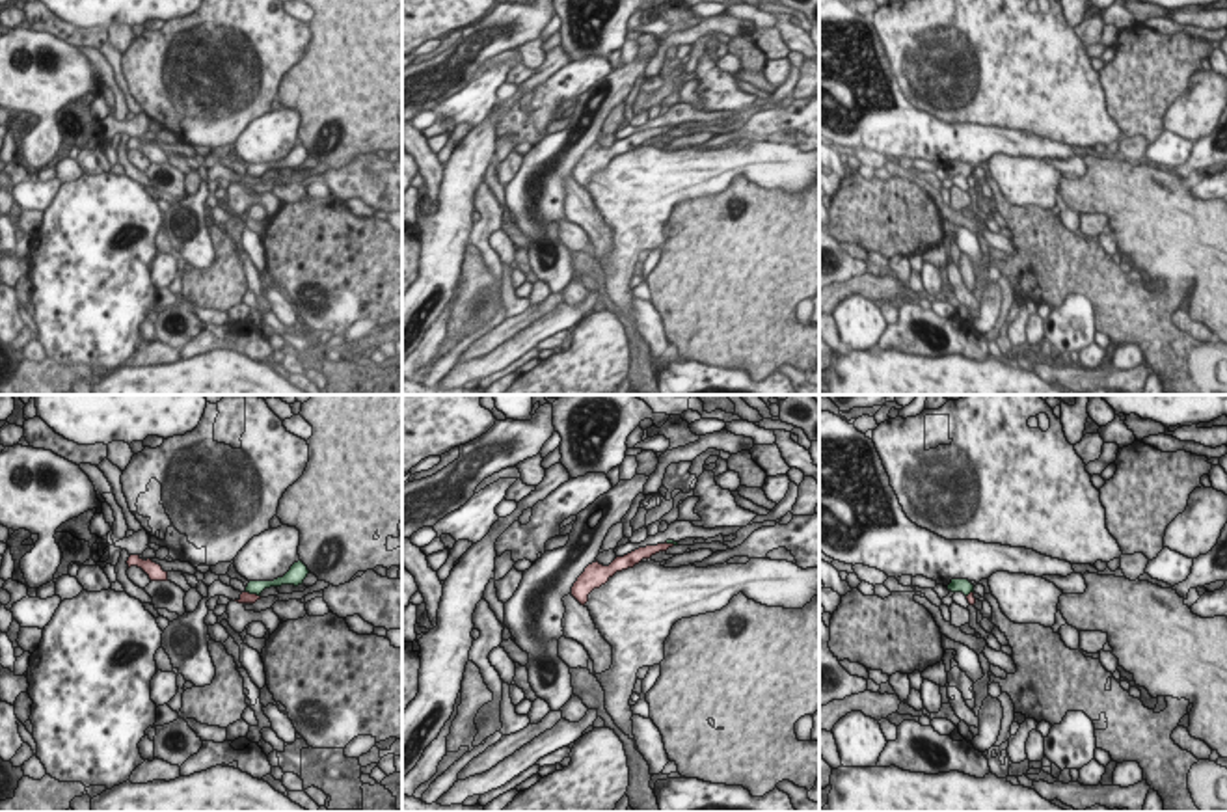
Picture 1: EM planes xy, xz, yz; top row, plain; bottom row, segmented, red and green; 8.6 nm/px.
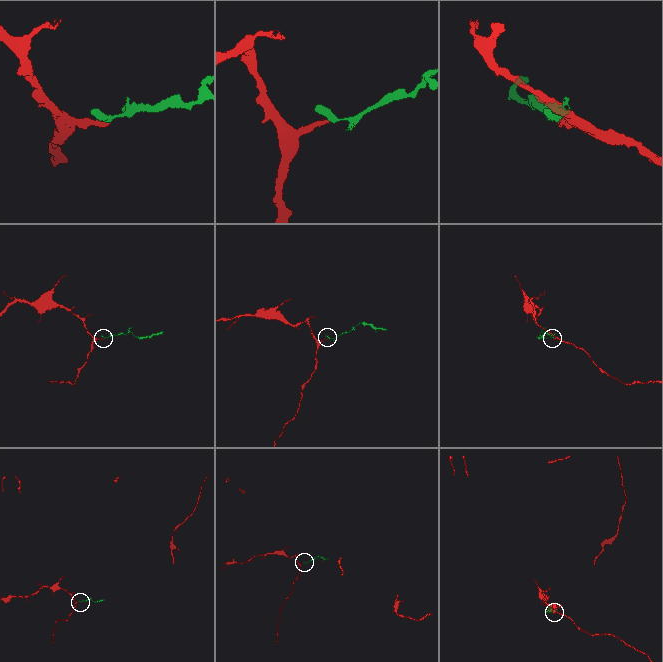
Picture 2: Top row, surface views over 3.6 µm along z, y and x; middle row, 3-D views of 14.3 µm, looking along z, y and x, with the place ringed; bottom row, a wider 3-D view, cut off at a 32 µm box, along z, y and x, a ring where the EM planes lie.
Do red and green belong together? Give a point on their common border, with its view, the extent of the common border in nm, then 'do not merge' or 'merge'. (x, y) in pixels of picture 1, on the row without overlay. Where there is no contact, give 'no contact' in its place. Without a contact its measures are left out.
xy (254, 177) | 140 nm | do not merge

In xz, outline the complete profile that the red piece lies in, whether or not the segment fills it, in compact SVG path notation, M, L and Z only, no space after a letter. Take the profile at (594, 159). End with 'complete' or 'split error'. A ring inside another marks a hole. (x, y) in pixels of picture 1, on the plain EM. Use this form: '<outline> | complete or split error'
M657 127L657 129L646 129L639 130L624 140L616 140L609 149L600 147L598 143L588 147L585 155L577 160L577 164L572 169L572 179L585 188L588 184L588 177L594 171L600 171L605 168L616 155L633 151L642 142L650 142L652 138L659 134L667 134L674 127Z | complete

